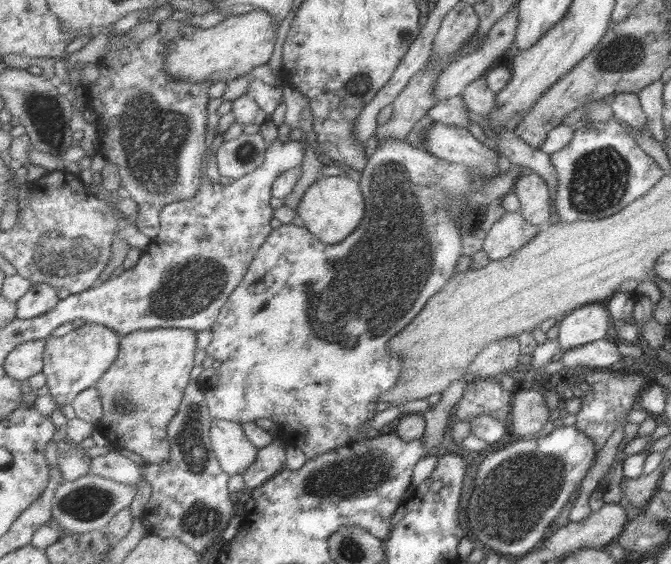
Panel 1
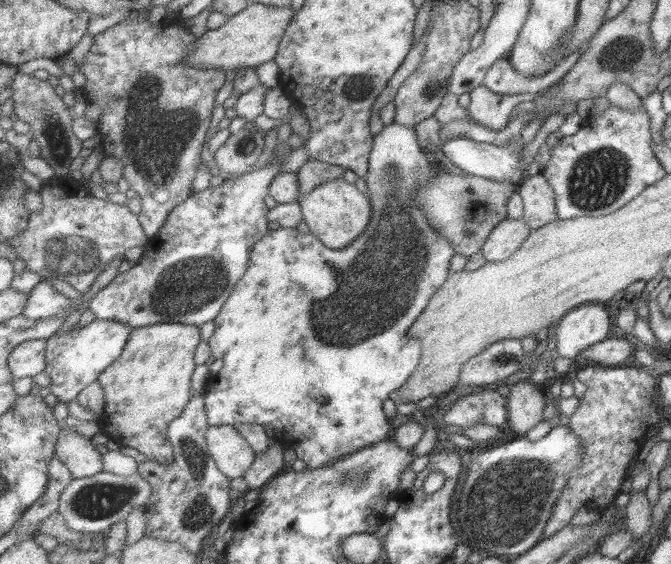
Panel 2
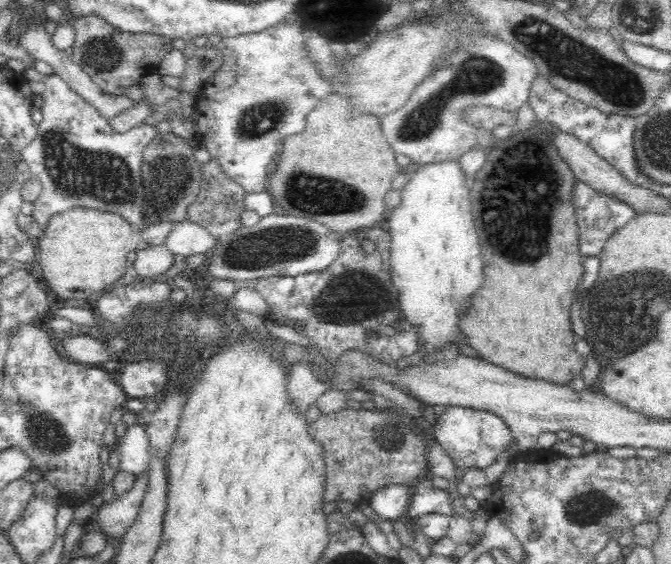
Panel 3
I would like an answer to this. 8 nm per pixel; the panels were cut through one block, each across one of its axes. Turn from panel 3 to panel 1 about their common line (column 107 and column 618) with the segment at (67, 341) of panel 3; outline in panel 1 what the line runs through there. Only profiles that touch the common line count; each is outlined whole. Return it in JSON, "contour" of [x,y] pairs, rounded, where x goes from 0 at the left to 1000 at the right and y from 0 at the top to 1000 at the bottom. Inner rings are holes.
{"contour":[[[894,601],[852,621],[844,621],[830,637],[838,640],[844,667],[848,661],[848,652],[866,649],[878,656],[903,656],[917,644],[931,638],[921,622],[918,608],[912,608],[906,601]]]}

